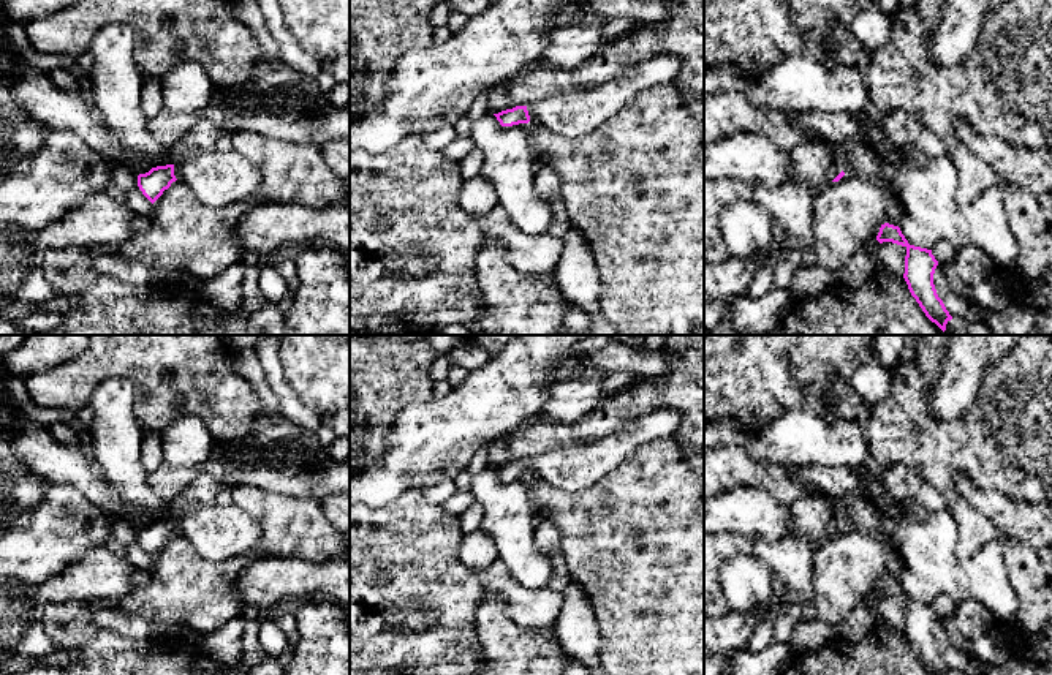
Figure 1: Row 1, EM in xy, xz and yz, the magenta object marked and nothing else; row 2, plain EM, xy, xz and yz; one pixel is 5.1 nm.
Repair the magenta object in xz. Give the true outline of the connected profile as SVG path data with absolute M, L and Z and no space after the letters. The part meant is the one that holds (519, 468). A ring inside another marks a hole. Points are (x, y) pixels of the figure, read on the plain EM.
M655 409L592 444L549 451L539 457L516 460L494 469L501 481L535 474L560 490L582 492L614 471L642 444L671 438L680 420L682 414L679 411Z

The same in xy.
M236 504L179 509L172 519L138 530L138 541L153 558L172 536L180 534L207 561L223 561L256 549L263 541L258 522Z

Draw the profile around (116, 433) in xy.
M128 378L101 381L87 408L93 411L89 428L96 465L117 496L152 520L174 519L174 503L160 498L147 484L141 462L144 430L134 416L134 387Z

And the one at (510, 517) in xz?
M489 468L473 476L470 492L484 506L479 531L492 537L511 577L527 588L547 588L555 569L533 542L538 512L528 479L501 481Z

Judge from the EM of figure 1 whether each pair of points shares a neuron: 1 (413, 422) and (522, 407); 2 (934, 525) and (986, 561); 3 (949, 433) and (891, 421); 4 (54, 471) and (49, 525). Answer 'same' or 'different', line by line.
1: same
2: same
3: same
4: different

